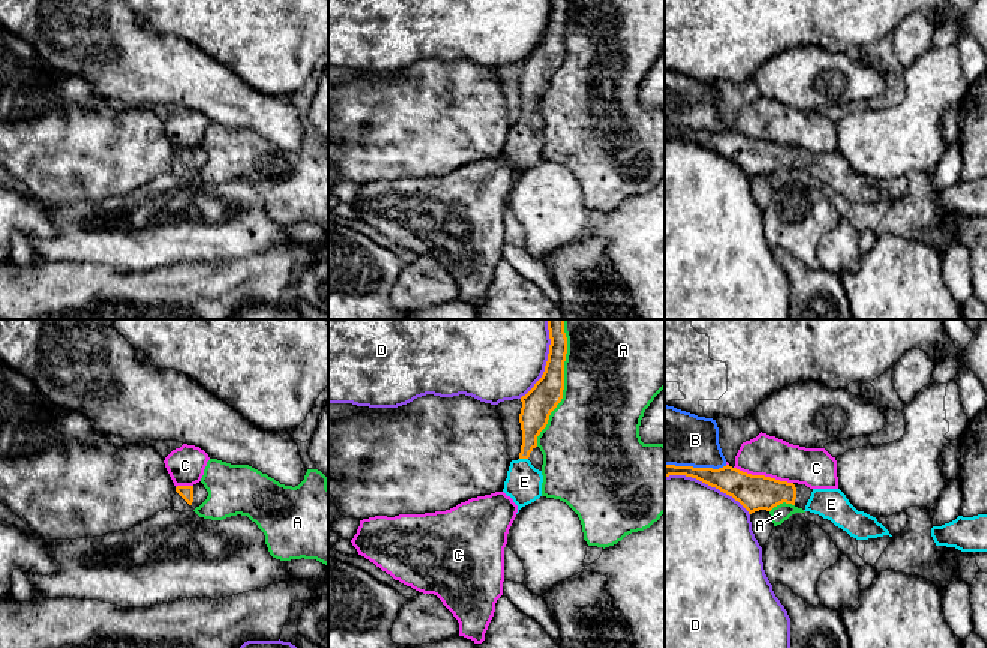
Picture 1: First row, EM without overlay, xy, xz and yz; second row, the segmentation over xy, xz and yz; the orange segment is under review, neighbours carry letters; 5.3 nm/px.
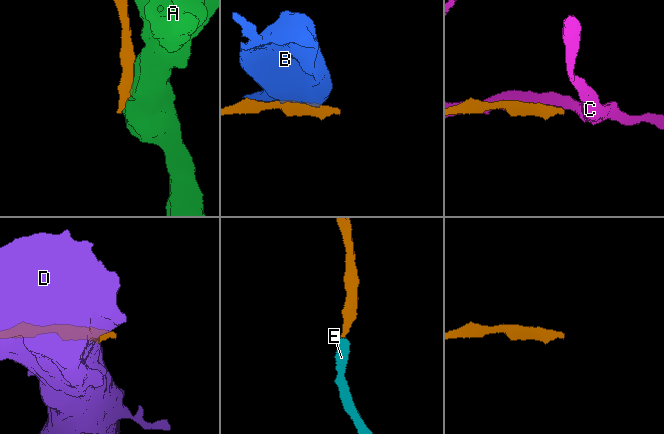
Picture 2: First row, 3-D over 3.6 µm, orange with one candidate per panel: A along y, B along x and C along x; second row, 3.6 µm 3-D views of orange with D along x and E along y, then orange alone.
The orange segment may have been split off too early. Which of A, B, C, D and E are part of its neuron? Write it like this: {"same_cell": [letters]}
{"same_cell": ["E"]}

